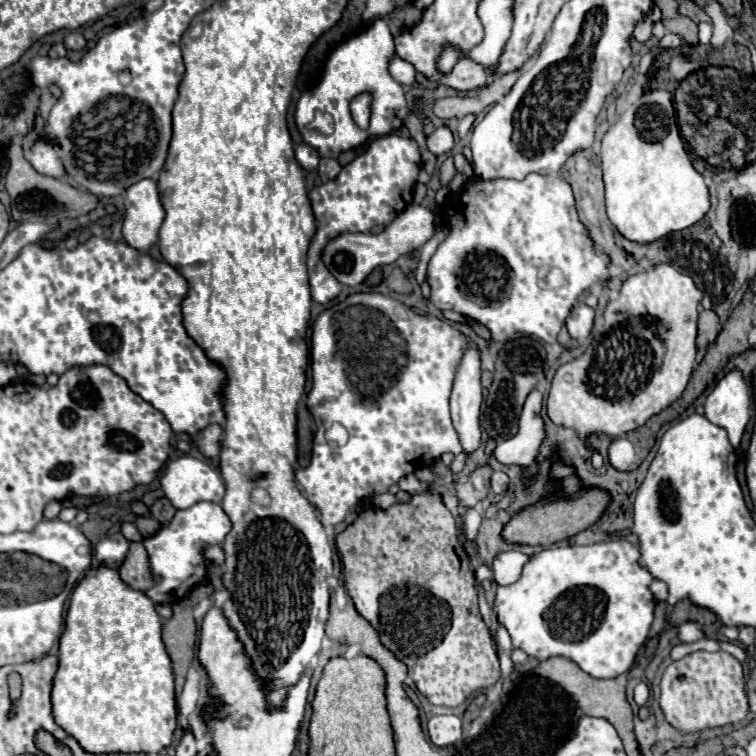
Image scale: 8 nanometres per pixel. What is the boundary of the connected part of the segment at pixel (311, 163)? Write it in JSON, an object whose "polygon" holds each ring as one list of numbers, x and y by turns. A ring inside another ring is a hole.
{"polygon":[[300,144,296,148,296,160,300,162,300,166,304,170,314,170,318,166,318,162,320,162,320,154,318,154,316,148,312,148,308,144]]}

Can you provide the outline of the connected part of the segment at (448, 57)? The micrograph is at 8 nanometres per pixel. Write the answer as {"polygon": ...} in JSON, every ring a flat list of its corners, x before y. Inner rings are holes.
{"polygon":[[444,48,442,56,440,56,440,62,438,62,440,70,442,70,442,72,452,70,452,66,458,62,458,58,460,58,460,52,458,52,458,50,454,50,454,48]]}

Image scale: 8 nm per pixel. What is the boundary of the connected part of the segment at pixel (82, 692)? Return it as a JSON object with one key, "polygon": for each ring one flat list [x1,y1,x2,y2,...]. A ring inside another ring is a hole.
{"polygon":[[104,566,90,568,86,572,86,576,80,580,80,584,76,586,76,590,72,592,70,608,66,614,64,634,60,636,60,666,58,666,58,672,54,676,52,706,54,706,56,724,60,728,64,728,64,732,74,736,80,742,80,746,92,754,110,754,110,752,146,752,146,754,150,754,150,752,160,752,160,750,168,748,172,742,172,732,176,728,174,672,172,672,172,664,170,664,168,652,166,652,164,642,162,642,160,616,154,610,154,604,148,598,148,594,136,592,134,588,128,588,128,584,120,584,120,576,116,576,116,570,112,570,112,568,104,568]]}

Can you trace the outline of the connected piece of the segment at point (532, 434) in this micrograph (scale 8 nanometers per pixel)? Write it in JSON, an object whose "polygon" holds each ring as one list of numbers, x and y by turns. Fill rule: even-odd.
{"polygon":[[528,400,524,402,518,434,510,440,504,440,494,450,494,458,502,464,530,466,538,454,540,442,544,438,544,424,540,418,542,402,540,402,540,406,526,406,526,404,528,404]]}

